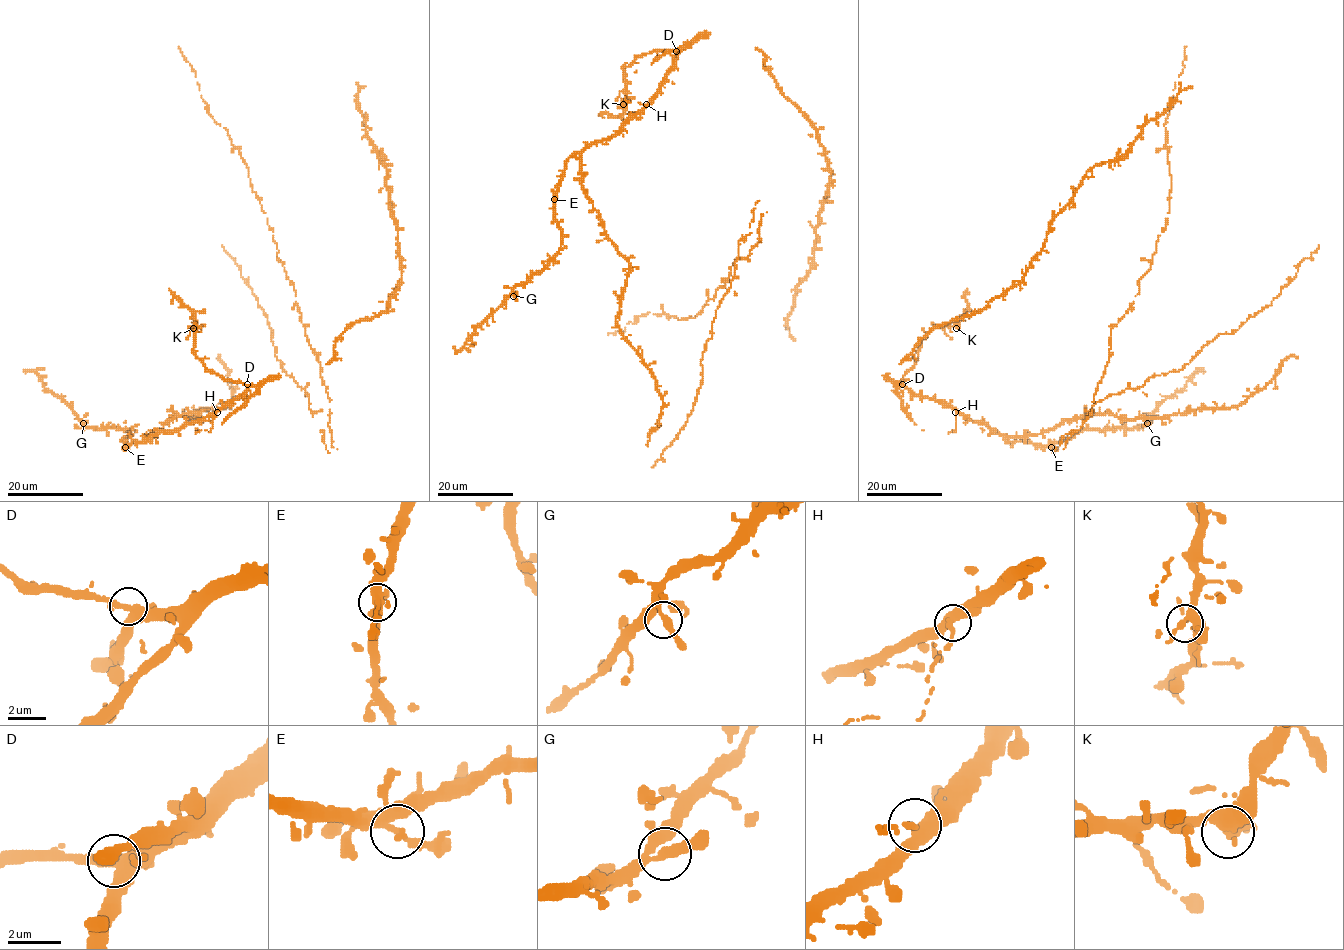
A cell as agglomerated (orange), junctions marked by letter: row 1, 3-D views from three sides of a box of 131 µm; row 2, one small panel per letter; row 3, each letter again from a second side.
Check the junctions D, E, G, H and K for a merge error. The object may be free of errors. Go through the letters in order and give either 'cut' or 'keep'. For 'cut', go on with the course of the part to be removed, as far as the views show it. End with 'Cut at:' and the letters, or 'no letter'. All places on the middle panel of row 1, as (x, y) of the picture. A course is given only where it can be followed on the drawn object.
D: keep
E: keep
G: keep
H: keep
K: keep
Cut at: no letter

